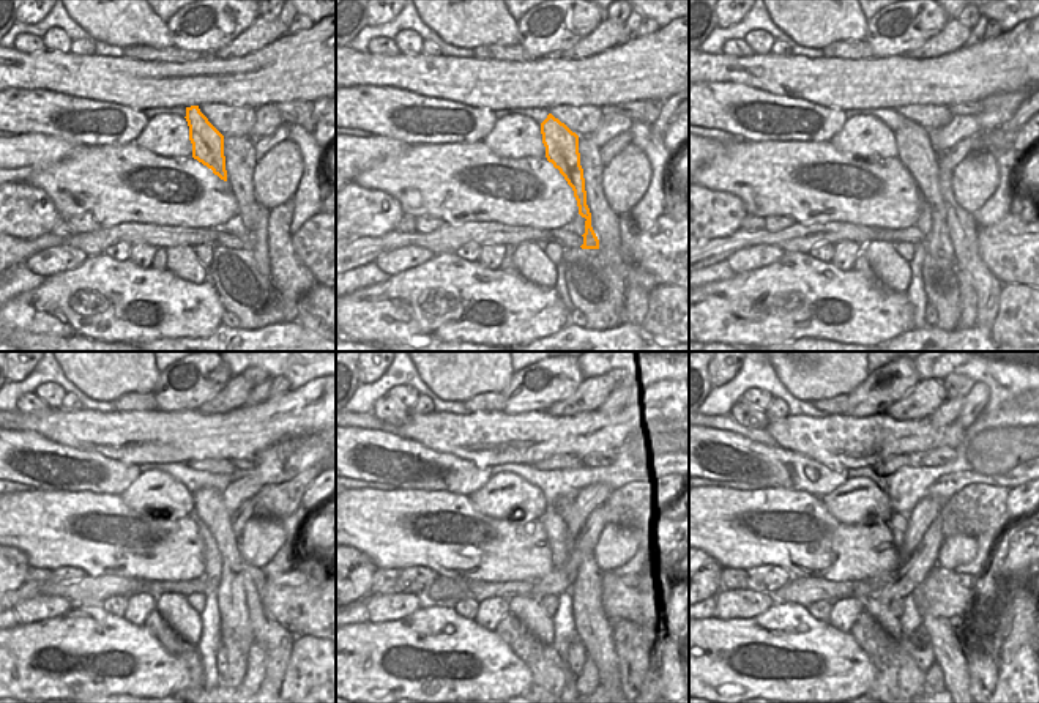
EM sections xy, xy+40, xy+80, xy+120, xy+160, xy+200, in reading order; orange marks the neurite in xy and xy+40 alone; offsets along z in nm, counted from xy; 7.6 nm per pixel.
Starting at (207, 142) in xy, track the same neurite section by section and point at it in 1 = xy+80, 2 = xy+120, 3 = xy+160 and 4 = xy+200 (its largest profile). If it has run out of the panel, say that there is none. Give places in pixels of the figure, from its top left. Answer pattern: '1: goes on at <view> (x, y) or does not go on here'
1: goes on at xy+80 (916, 153)
2: goes on at xy+120 (210, 508)
3: goes on at xy+160 (592, 624)
4: goes on at xy+200 (951, 656)

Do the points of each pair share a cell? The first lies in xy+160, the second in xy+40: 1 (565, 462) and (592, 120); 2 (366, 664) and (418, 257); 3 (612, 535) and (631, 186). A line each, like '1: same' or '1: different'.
1: same
2: different
3: same

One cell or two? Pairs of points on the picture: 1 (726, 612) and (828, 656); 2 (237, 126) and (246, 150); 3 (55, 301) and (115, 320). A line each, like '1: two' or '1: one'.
1: two
2: two
3: one

